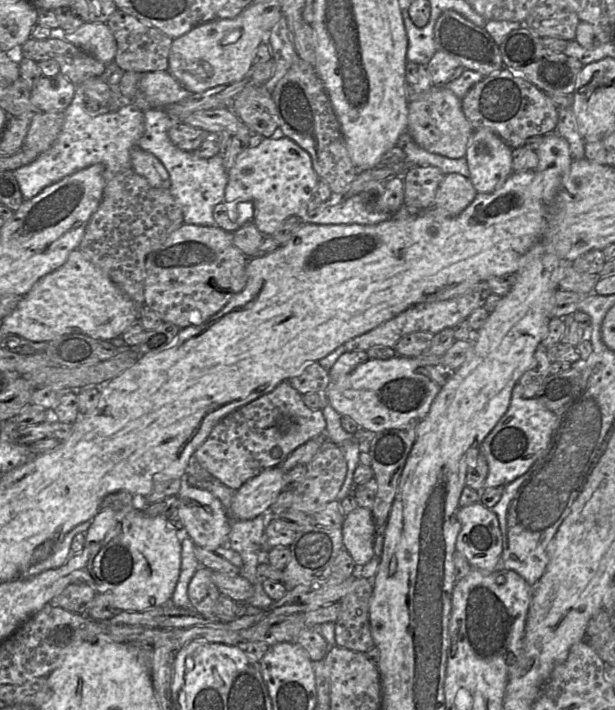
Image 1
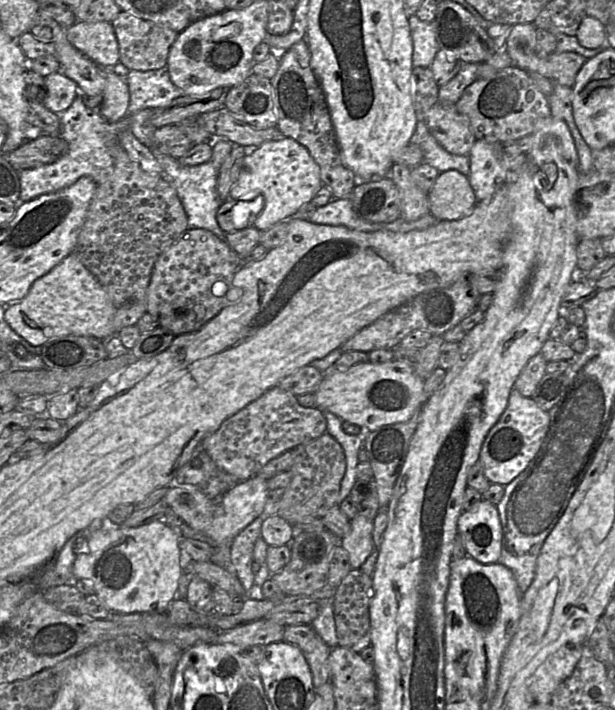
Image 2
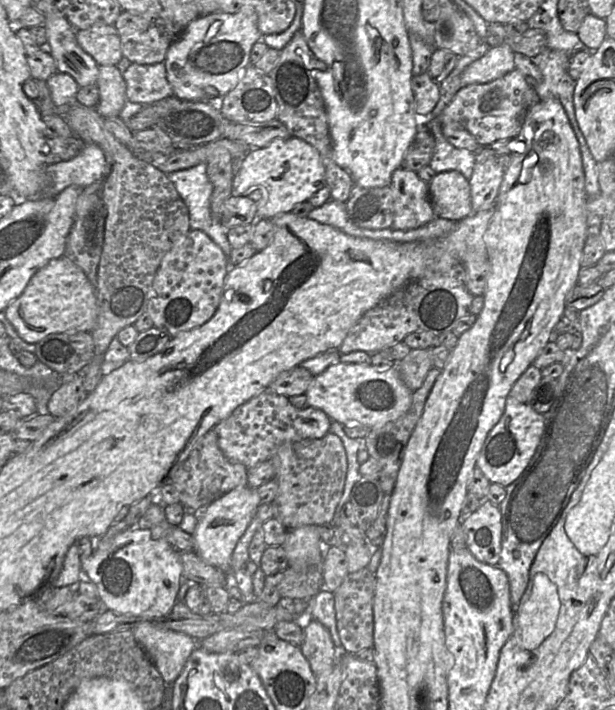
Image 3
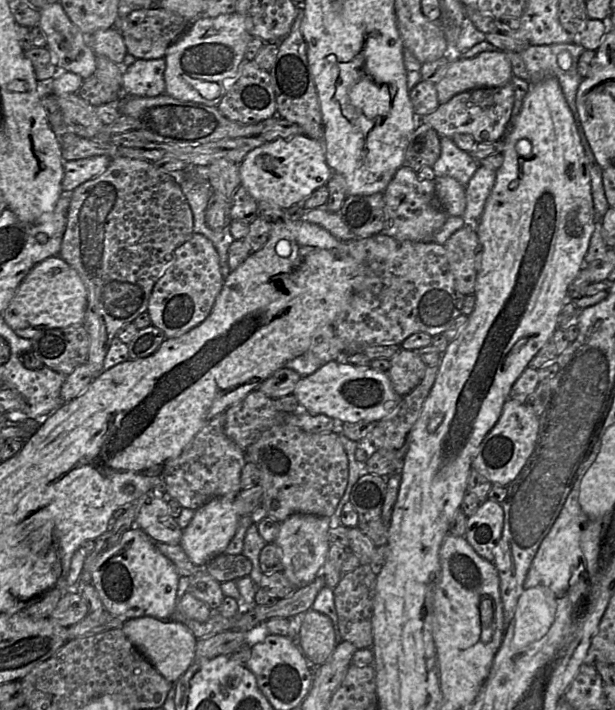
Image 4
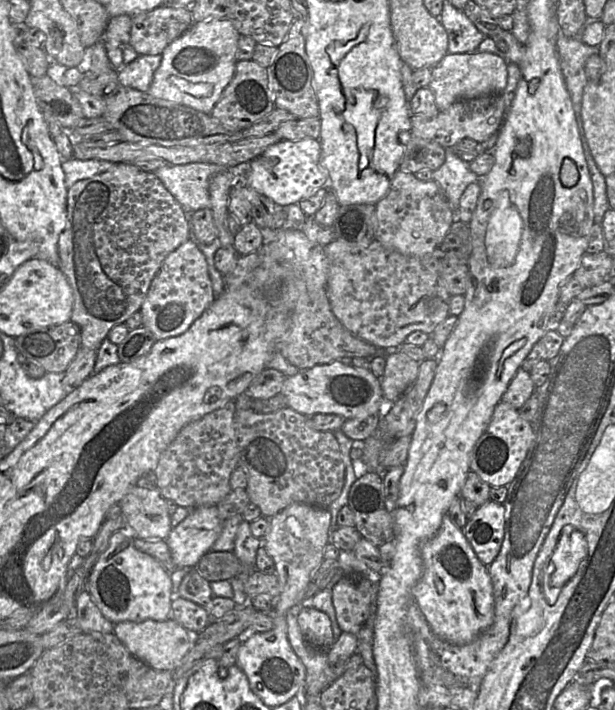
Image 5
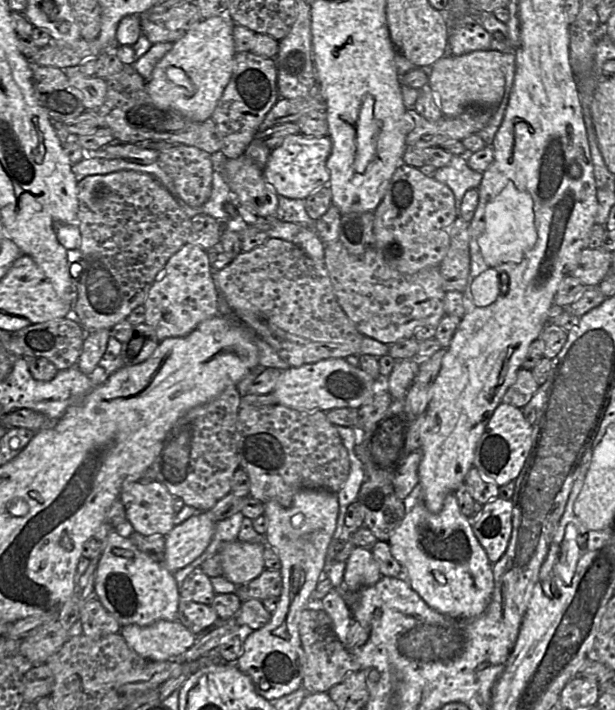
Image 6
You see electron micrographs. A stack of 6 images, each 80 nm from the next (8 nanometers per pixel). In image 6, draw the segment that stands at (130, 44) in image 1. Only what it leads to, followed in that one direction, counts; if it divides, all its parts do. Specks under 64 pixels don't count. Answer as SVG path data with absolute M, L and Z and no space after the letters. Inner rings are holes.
M195 3L176 5L161 13L140 13L142 34L154 45L175 43L192 26L202 20Z

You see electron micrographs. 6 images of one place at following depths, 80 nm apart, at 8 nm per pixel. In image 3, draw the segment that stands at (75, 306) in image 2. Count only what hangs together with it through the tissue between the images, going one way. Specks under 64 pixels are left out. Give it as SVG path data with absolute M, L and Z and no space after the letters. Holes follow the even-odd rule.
M61 256L50 260L31 277L21 295L5 307L4 315L24 341L36 344L49 334L91 332L97 321L97 297L83 270Z

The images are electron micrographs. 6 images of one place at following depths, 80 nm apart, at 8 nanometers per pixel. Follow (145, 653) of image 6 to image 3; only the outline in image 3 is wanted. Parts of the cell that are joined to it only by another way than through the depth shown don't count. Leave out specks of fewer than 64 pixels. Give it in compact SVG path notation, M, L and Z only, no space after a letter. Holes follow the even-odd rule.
M150 621L139 622L132 632L167 685L172 685L178 678L198 644L187 634L162 628Z

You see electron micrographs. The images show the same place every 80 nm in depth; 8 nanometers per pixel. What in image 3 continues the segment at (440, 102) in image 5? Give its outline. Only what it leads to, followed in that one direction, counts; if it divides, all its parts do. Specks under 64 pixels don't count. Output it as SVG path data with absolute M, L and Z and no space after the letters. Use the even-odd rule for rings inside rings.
M498 45L491 47L487 52L469 64L461 74L461 84L467 86L469 84L484 84L498 79L508 72L515 69L514 51L507 45Z

